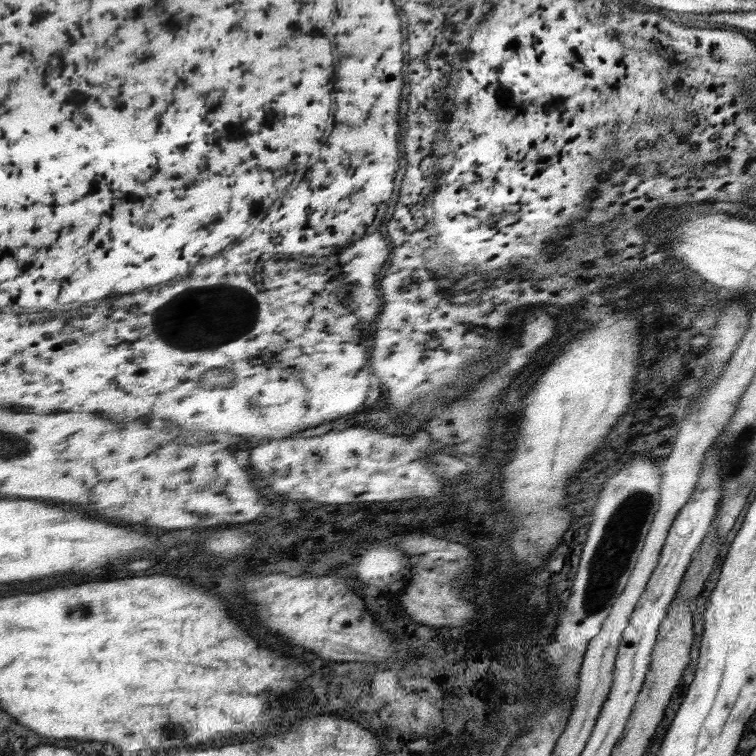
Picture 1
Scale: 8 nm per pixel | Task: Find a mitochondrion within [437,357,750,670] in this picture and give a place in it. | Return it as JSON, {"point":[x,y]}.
{"point":[631,517]}

